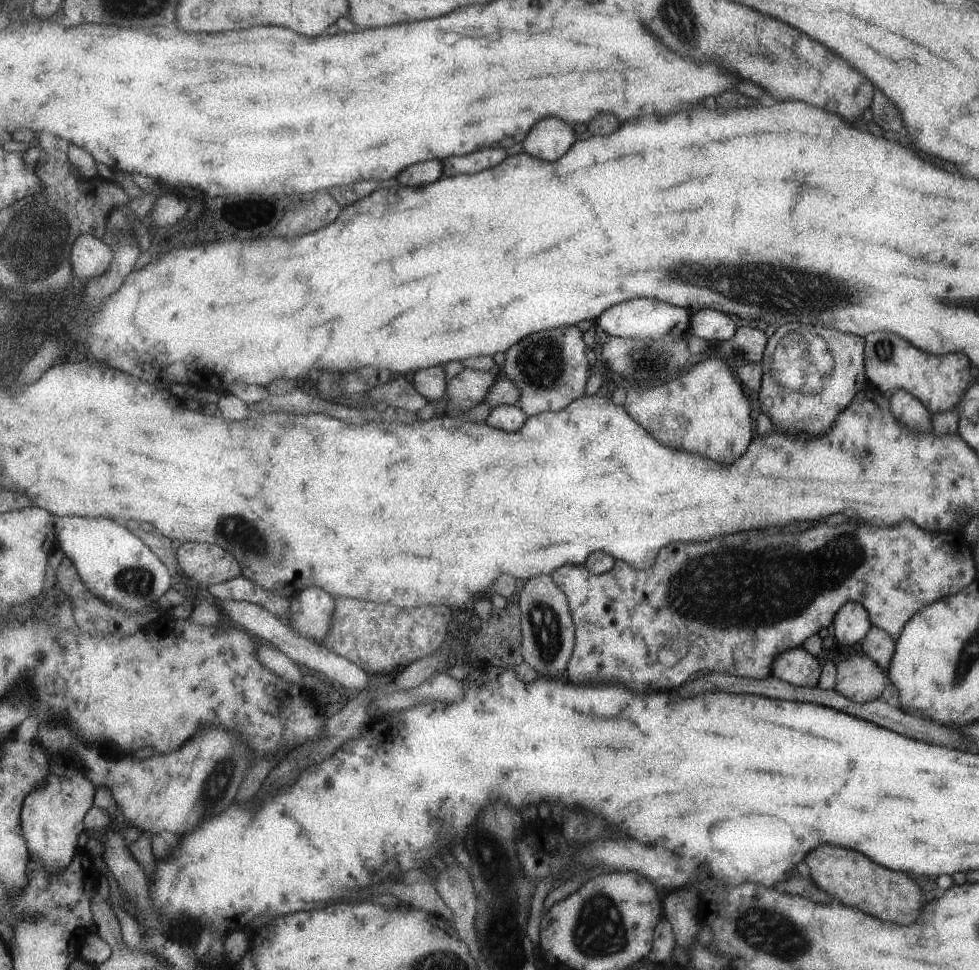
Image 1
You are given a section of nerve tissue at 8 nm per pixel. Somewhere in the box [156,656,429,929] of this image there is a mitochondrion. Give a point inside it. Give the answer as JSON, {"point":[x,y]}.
{"point":[215,784]}

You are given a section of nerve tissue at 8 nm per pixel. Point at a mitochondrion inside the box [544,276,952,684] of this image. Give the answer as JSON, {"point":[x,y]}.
{"point":[689,593]}

